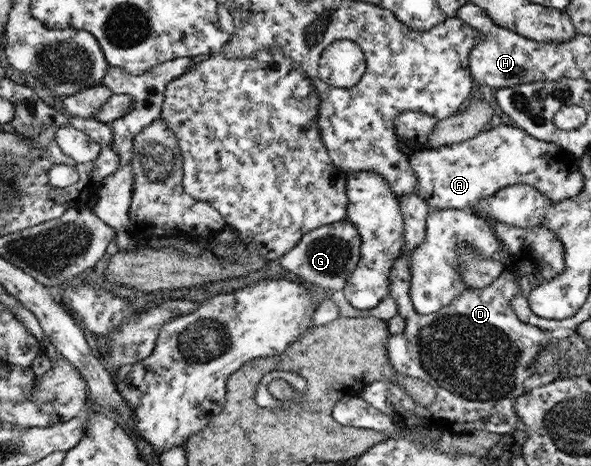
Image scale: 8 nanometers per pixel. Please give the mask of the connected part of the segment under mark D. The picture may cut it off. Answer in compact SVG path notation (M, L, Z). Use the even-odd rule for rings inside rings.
M415 193L399 195L399 206L401 208L401 212L403 212L403 238L405 238L405 244L401 247L401 255L393 261L393 267L391 267L391 271L389 271L389 294L393 300L397 303L397 315L400 315L403 319L405 319L406 327L402 334L390 335L388 338L388 342L386 343L386 354L388 356L389 363L391 367L397 372L401 374L406 374L407 376L414 376L423 381L427 381L428 384L431 384L437 392L438 397L435 400L434 404L430 406L423 407L419 404L416 404L397 384L394 384L393 380L385 380L385 381L373 381L369 384L361 393L360 397L362 400L365 400L370 406L379 410L379 412L383 412L387 416L391 416L394 419L396 424L399 427L404 428L412 428L413 426L423 426L427 429L436 429L441 432L451 432L451 434L467 434L467 432L473 432L474 430L487 430L489 432L493 432L499 435L510 436L517 428L517 423L519 422L519 416L517 416L517 412L515 412L515 408L513 408L513 402L519 397L525 394L525 391L522 387L522 383L525 382L526 378L529 378L533 374L532 366L533 360L537 357L537 354L540 354L542 350L548 344L550 344L549 339L546 339L545 334L543 334L543 329L536 328L535 326L526 324L524 321L519 320L517 318L517 314L513 312L513 297L519 293L519 284L517 284L517 272L513 272L511 268L503 268L503 272L493 280L489 286L485 286L485 288L481 289L467 289L465 293L461 293L451 301L450 305L444 306L441 310L434 312L433 314L421 314L415 310L415 307L412 305L410 299L410 280L411 280L411 270L409 270L409 263L411 263L411 251L419 245L421 245L421 241L425 240L425 225L427 220L427 213L429 213L429 206L423 198L419 198Z

